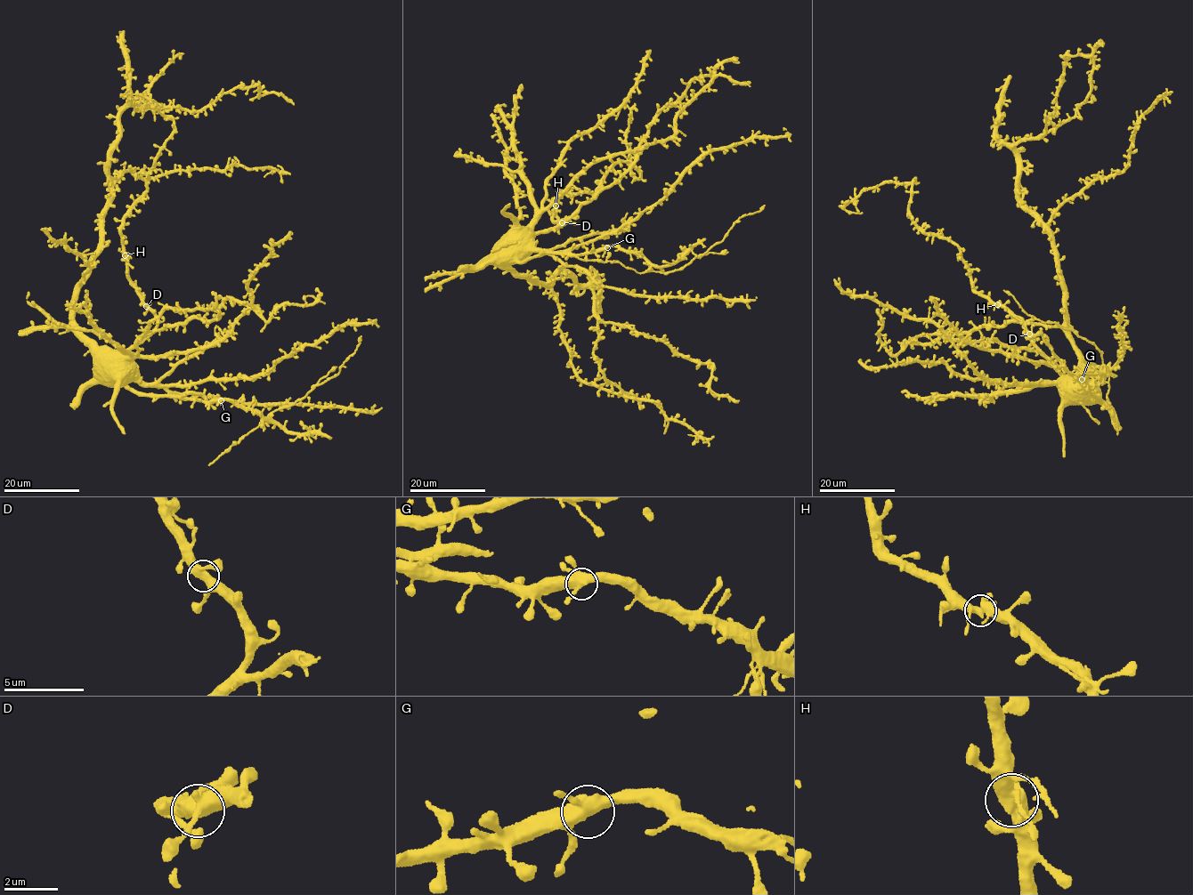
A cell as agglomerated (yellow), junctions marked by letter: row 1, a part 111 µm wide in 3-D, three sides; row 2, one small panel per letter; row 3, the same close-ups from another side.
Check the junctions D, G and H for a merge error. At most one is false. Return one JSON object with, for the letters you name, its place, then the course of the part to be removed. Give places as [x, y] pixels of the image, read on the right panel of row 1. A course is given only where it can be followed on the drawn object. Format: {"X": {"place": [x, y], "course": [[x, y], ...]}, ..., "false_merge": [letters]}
{"false_merge": []}

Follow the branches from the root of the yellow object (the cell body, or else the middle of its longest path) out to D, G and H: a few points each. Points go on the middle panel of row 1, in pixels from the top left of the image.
D: (520, 229), (531, 234), (569, 222), (562, 222)
G: (520, 229), (525, 228), (523, 249), (518, 257), (521, 262), (546, 253), (585, 253), (607, 247)
H: (520, 229), (531, 234), (569, 222), (552, 219), (555, 205)

